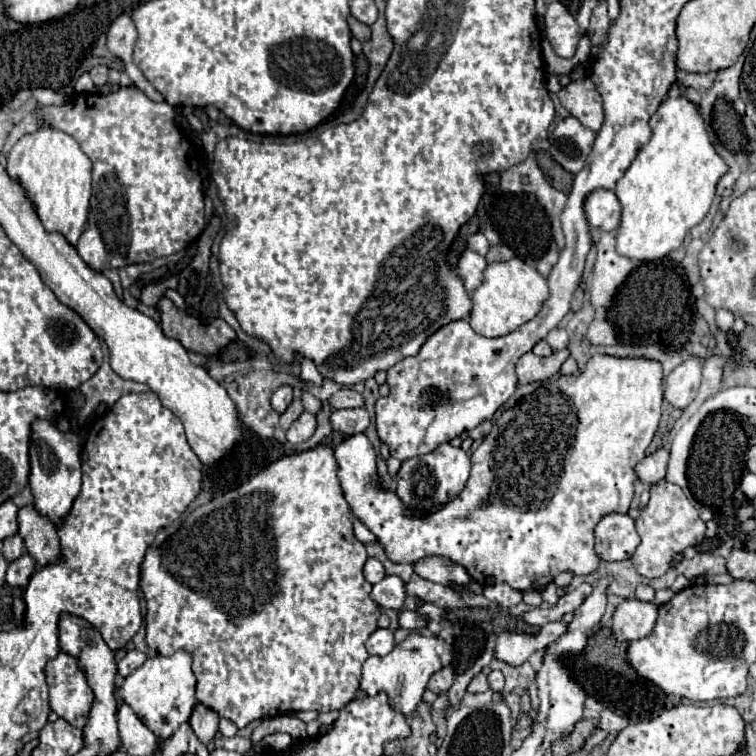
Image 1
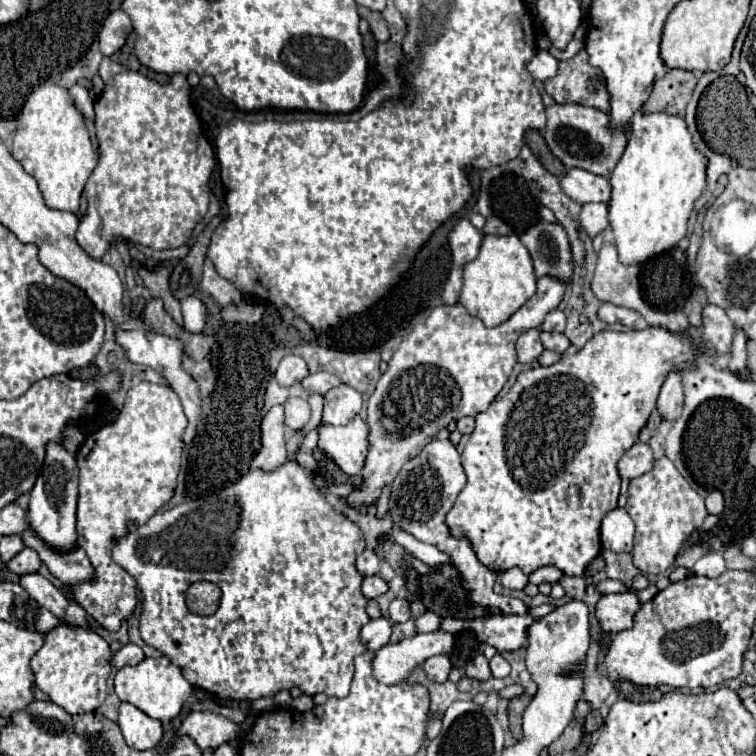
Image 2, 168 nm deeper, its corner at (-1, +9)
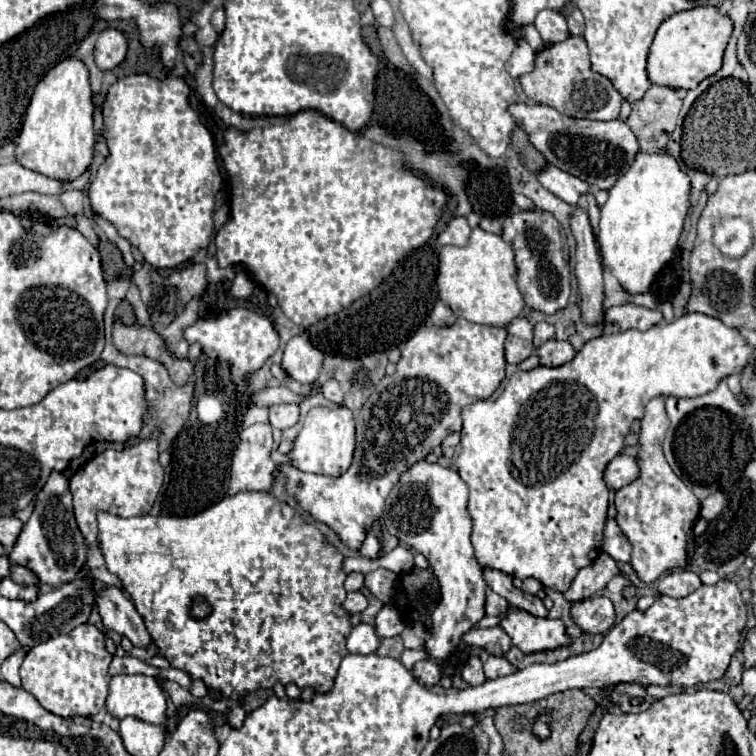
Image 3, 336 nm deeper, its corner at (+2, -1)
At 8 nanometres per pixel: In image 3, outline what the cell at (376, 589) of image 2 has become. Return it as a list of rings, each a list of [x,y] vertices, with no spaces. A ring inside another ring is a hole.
[[[350,592],[342,604],[350,614],[354,612],[364,612],[368,606],[368,598],[362,592]]]

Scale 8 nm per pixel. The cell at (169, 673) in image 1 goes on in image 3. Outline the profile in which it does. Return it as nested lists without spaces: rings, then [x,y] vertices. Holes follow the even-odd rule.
[[[120,674],[108,686],[106,710],[120,720],[134,716],[150,724],[164,724],[166,694],[154,676]]]

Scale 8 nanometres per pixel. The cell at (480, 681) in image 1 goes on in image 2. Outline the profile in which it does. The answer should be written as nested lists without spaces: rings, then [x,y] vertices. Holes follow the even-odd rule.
[[[477,654],[469,664],[467,664],[467,676],[473,680],[489,680],[491,678],[491,668],[489,660],[483,654]]]

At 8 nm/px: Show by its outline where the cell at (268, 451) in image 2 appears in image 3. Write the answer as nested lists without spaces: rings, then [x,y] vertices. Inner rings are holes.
[[[254,424],[244,428],[240,432],[240,444],[232,456],[228,494],[236,494],[240,490],[270,490],[276,468],[274,460],[270,458],[272,450],[274,438],[270,424]]]

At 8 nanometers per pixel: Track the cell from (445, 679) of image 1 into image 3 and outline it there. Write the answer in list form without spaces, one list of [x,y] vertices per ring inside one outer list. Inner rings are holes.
[[[420,660],[412,668],[416,680],[428,688],[436,686],[440,682],[440,666],[434,660]]]

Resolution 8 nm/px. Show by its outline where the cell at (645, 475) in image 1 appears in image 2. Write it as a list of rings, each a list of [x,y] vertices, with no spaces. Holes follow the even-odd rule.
[[[635,442],[627,452],[625,456],[619,460],[619,474],[621,478],[625,480],[631,480],[631,478],[637,478],[637,476],[643,476],[647,470],[651,470],[653,466],[653,452],[647,444],[643,442]]]

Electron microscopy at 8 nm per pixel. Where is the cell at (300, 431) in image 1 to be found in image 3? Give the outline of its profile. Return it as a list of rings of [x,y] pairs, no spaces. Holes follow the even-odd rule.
[[[278,404],[278,406],[270,406],[270,424],[278,430],[286,430],[292,428],[300,418],[300,410],[298,404]]]

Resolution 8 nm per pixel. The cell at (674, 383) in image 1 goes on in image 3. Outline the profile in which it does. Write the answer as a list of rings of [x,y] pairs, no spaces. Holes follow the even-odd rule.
[[[664,396],[648,402],[640,430],[640,478],[616,492],[616,522],[632,544],[632,568],[646,584],[656,582],[662,574],[686,566],[686,536],[700,516],[700,500],[672,472],[664,454],[662,440],[668,432],[668,414]]]

